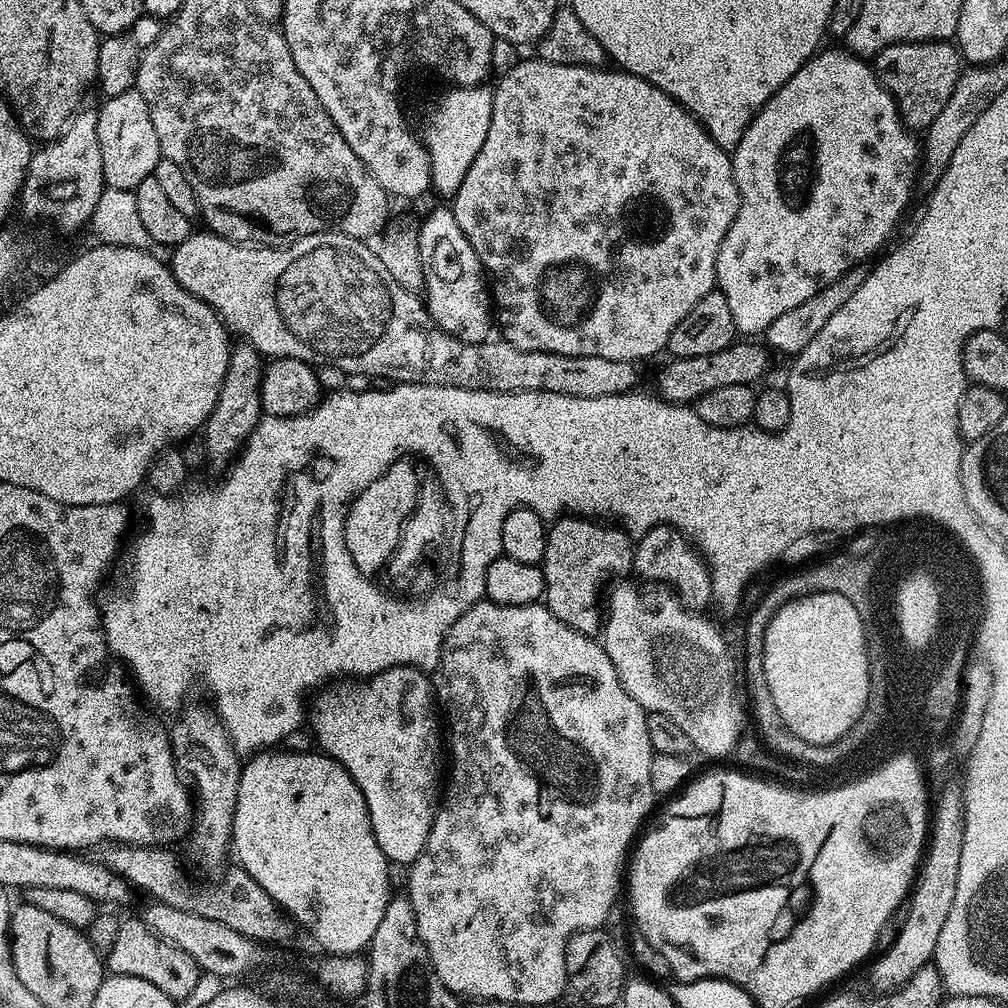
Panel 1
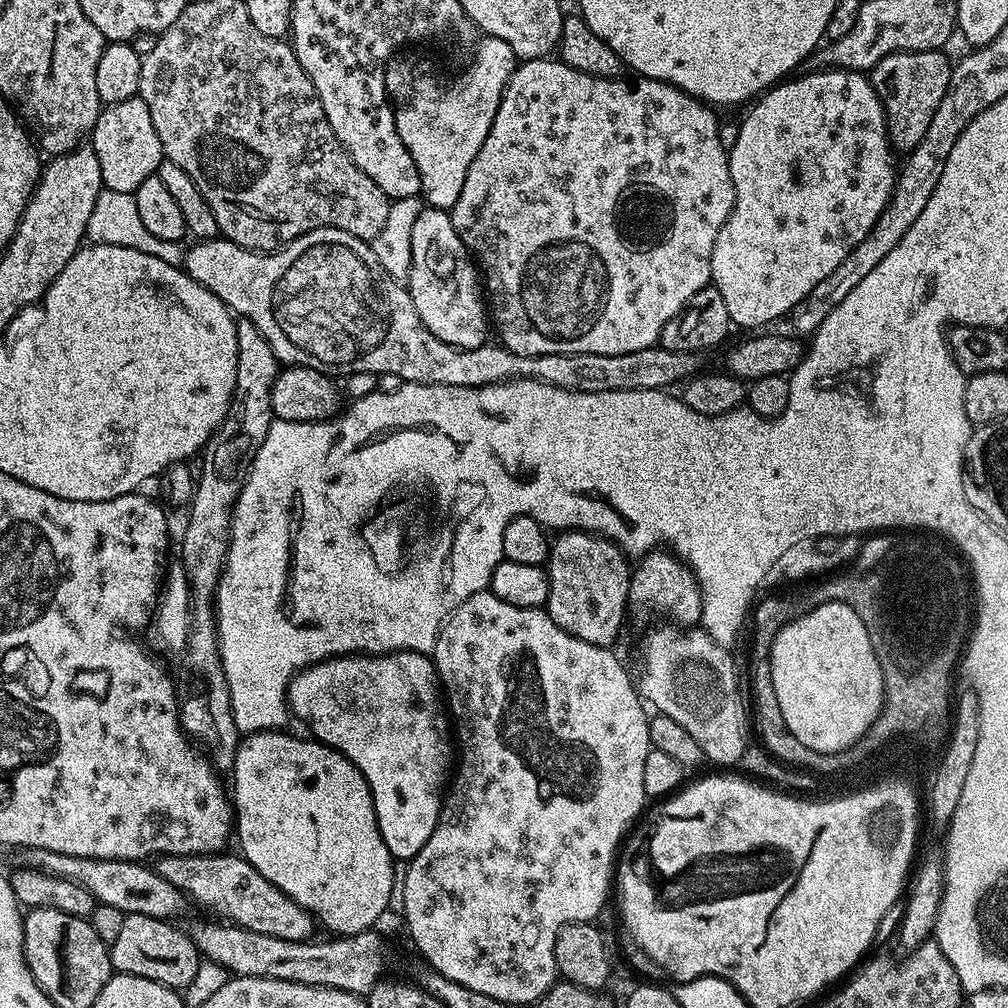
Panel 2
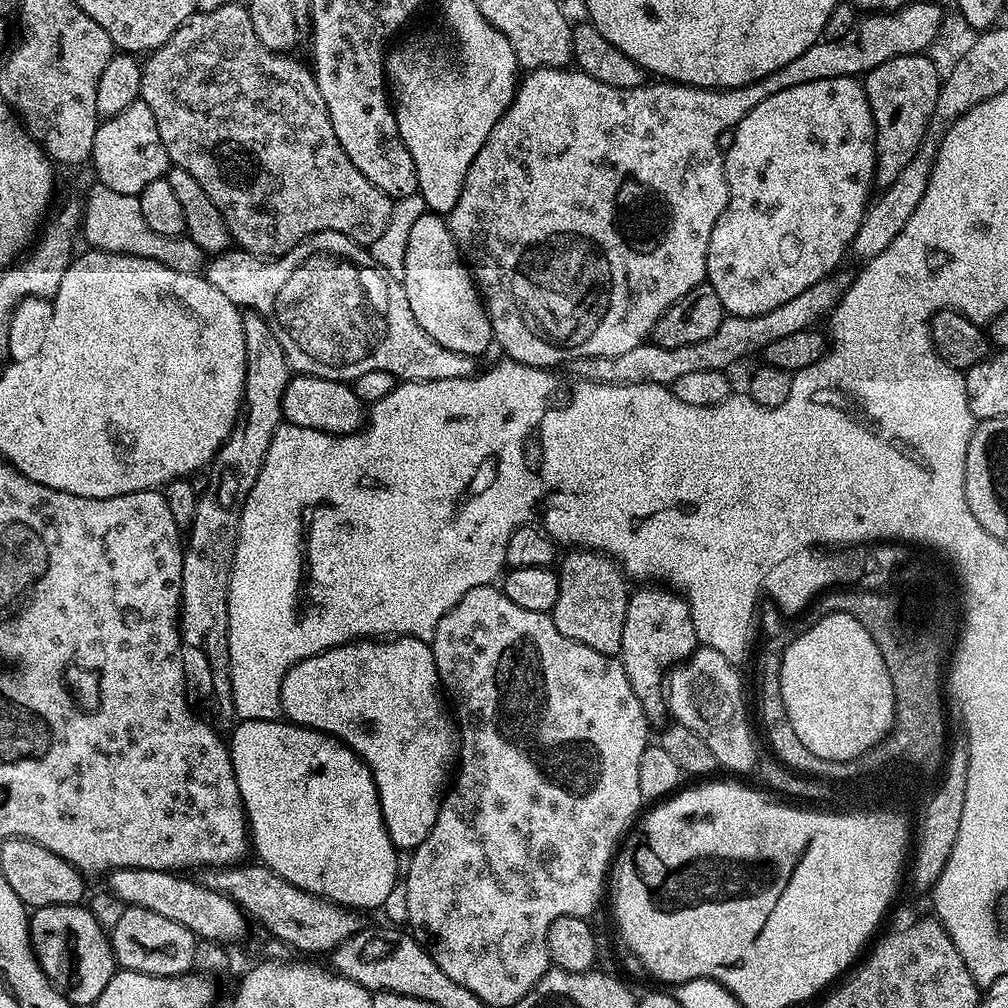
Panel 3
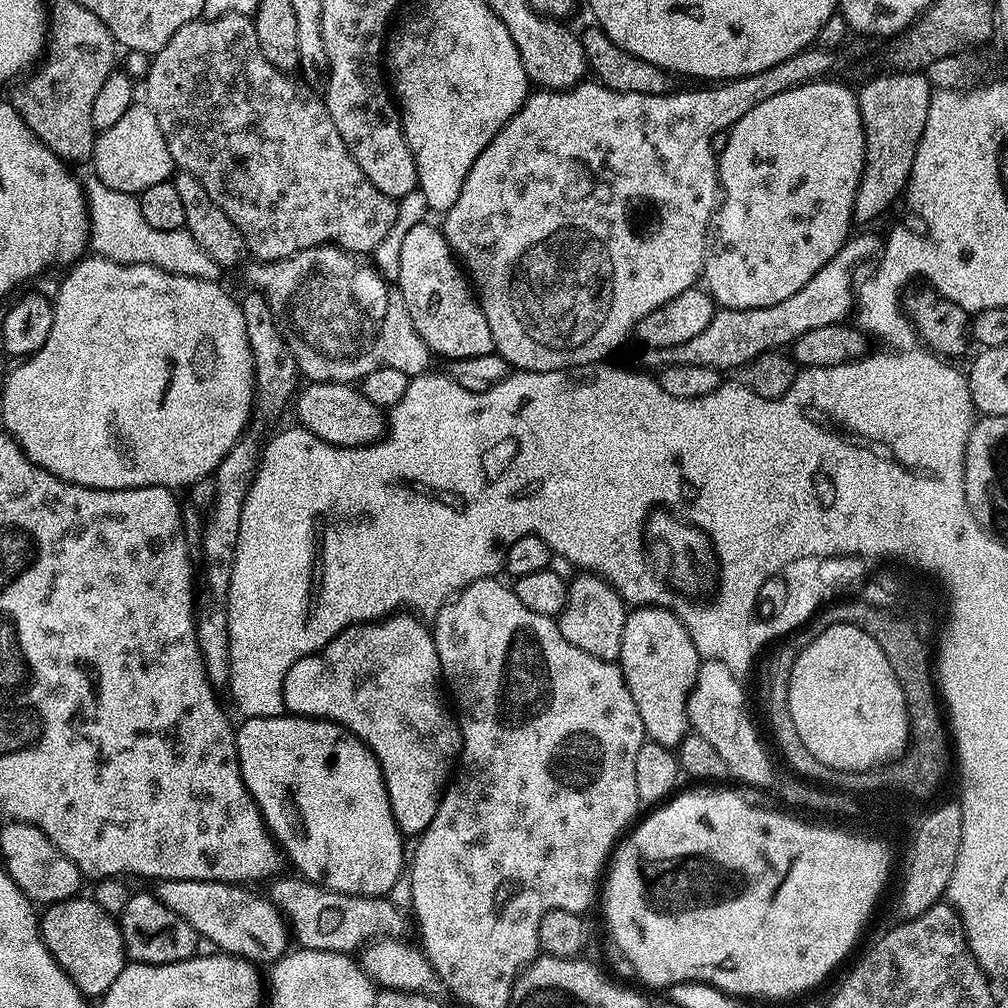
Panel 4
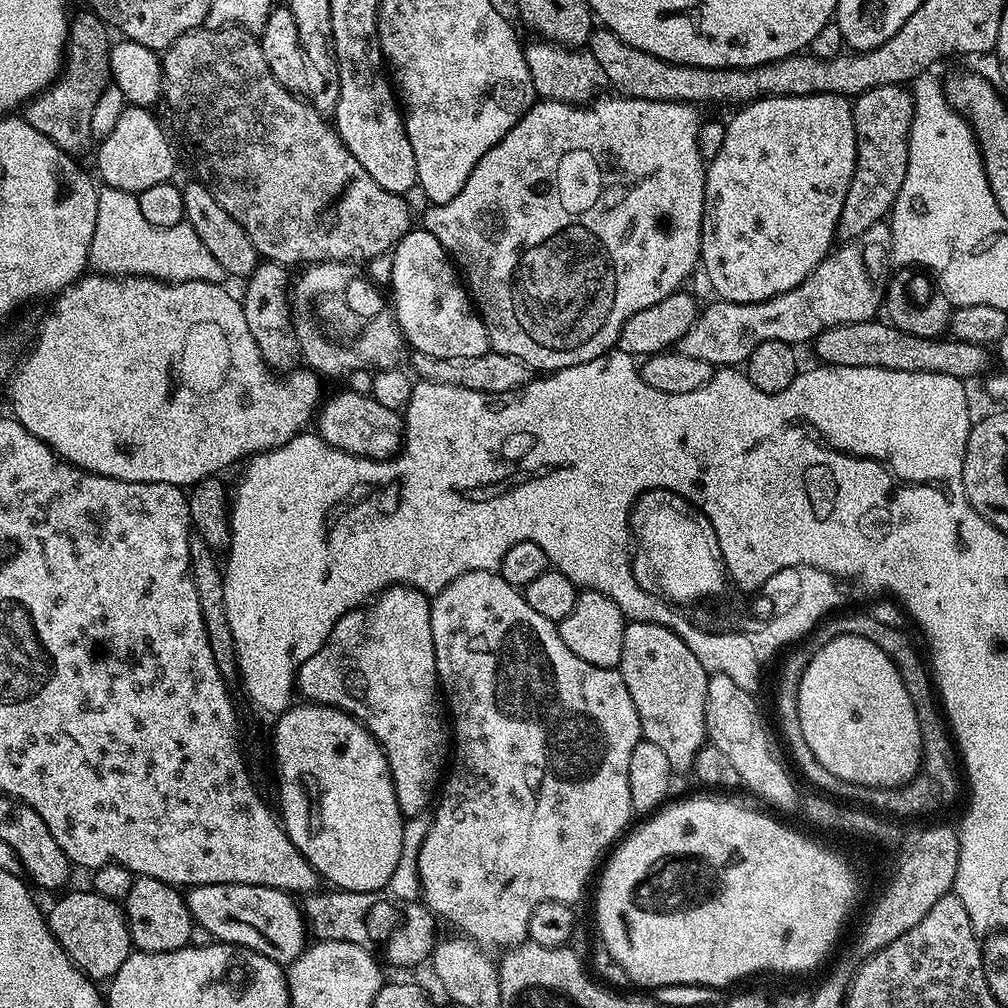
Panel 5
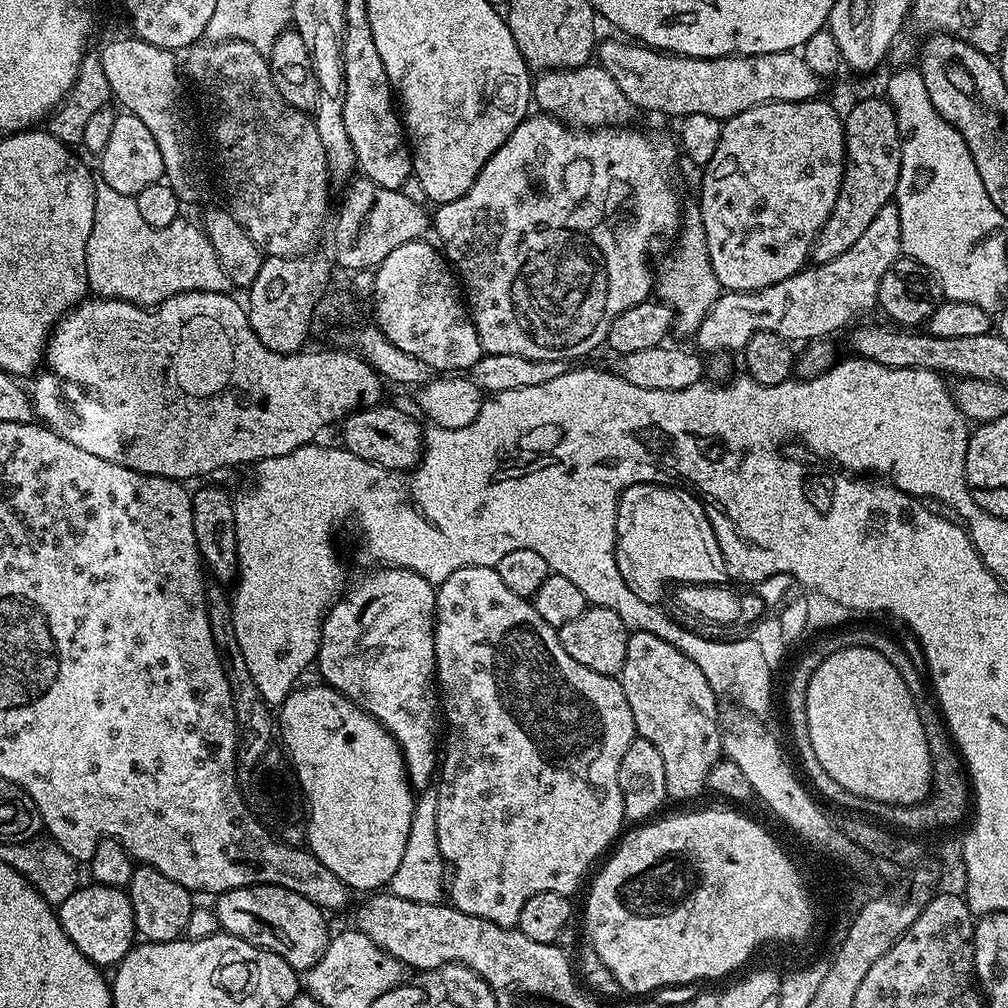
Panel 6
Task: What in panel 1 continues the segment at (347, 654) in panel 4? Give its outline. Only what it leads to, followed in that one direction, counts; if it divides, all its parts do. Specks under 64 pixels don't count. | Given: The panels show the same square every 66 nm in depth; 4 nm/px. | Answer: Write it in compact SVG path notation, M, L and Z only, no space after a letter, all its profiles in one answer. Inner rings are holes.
M410 666L391 668L359 682L340 682L335 686L321 687L310 700L310 724L312 720L312 732L320 743L317 744L319 751L335 758L347 770L350 778L354 778L358 790L362 790L374 838L378 838L378 846L382 846L382 854L392 866L411 866L420 857L430 838L438 797L442 792L442 720L436 717L436 708L432 705L432 684L428 676L427 671Z

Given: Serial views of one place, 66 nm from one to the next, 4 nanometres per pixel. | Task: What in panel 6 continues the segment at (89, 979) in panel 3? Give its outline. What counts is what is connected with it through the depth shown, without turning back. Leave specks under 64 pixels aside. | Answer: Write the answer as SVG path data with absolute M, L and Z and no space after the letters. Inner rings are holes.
M85 883L74 894L70 894L66 902L59 904L58 915L62 930L66 930L66 938L70 938L70 942L74 942L74 946L78 946L78 950L82 950L82 954L86 954L86 958L98 966L119 964L138 936L134 910L130 906L127 891L122 888Z

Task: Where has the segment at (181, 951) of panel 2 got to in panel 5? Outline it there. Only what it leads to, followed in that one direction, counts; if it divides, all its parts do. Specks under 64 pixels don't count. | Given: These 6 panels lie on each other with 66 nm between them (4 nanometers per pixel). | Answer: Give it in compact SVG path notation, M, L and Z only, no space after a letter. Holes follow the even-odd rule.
M136 876L130 886L130 894L126 894L122 901L122 907L135 951L173 952L189 947L194 921L188 909L188 901L179 887L162 882L158 878Z

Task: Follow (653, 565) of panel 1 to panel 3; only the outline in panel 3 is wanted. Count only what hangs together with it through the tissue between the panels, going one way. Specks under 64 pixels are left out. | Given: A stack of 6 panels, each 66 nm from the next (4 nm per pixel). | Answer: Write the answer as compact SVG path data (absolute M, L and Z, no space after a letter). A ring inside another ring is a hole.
M664 586L637 588L640 589L637 592L635 589L628 597L626 626L622 626L622 646L618 659L638 702L642 702L649 725L663 725L669 715L664 689L666 673L696 651L696 627L692 621L692 609L683 596Z

